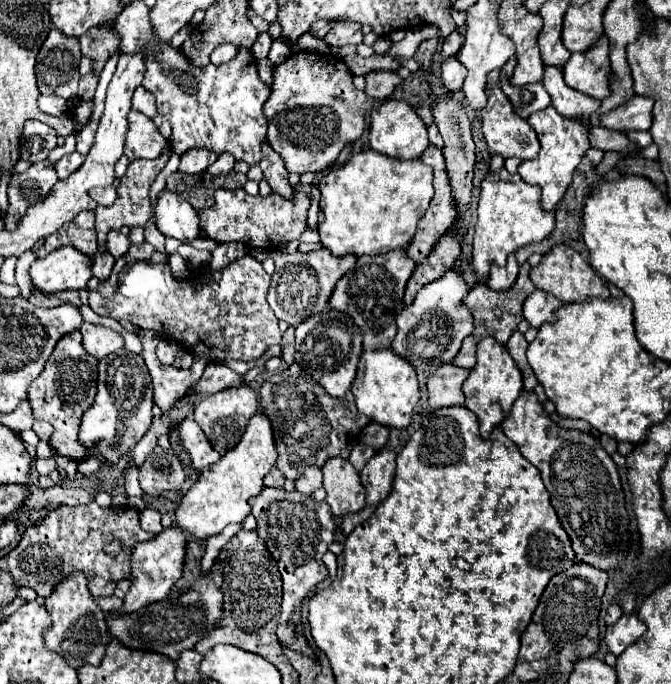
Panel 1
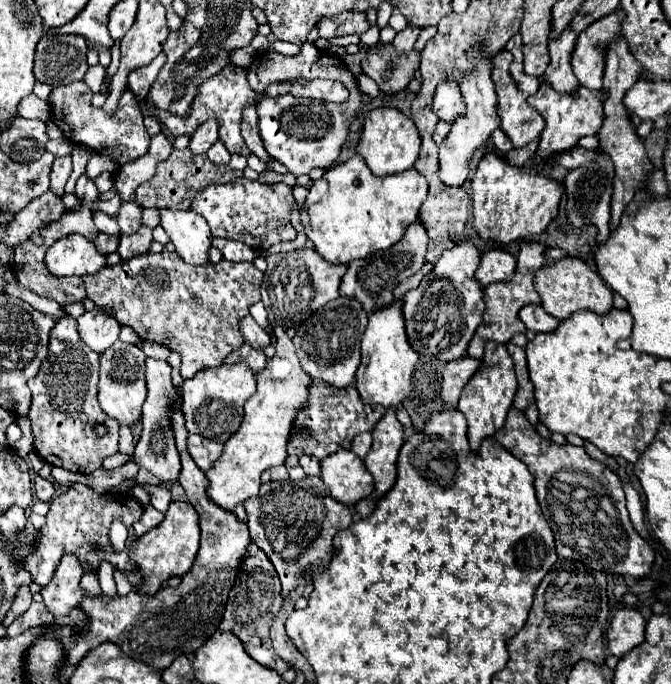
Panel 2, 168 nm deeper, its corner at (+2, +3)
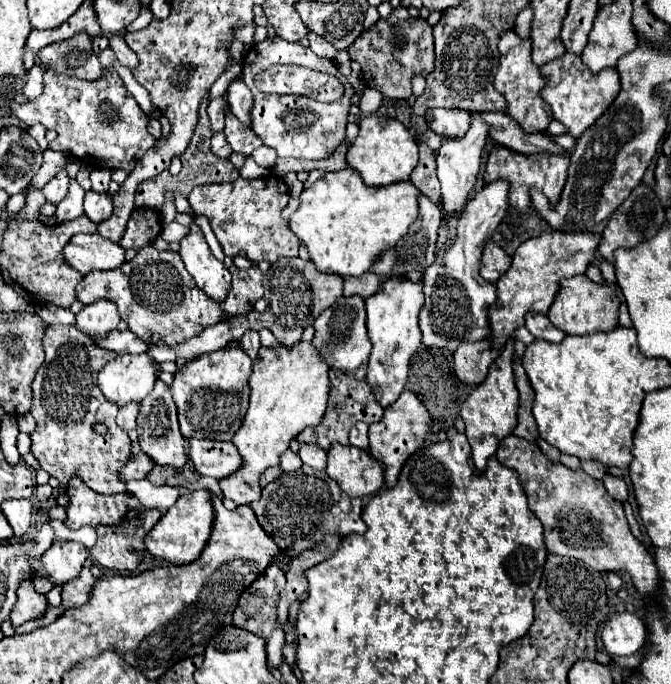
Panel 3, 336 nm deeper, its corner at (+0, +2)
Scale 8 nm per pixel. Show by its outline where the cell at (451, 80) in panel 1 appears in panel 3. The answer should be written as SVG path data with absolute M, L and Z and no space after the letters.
M433 108L427 110L425 114L429 128L439 134L443 140L445 138L463 138L469 130L471 116L467 110L447 110L447 108Z

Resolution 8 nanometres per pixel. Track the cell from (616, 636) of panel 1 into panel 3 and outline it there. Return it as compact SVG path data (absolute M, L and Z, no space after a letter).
M613 614L601 632L603 646L609 656L629 656L645 644L645 624L635 614Z

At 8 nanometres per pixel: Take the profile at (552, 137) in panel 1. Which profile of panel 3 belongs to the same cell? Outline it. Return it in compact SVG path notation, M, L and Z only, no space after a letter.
M563 54L541 66L541 72L547 76L547 86L541 90L541 98L551 106L553 118L563 122L571 136L581 136L615 100L621 90L617 68L605 68L601 74L589 72L581 62L579 54Z

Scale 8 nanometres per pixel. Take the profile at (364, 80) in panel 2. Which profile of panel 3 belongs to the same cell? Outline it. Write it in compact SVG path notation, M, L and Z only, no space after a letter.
M365 88L363 98L361 98L361 102L359 102L359 108L361 108L363 114L377 112L379 106L381 106L381 100L383 100L383 96L381 96L377 90L373 90L373 88Z

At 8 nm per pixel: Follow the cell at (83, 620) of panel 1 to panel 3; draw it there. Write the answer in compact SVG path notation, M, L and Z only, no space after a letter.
M53 542L53 546L41 556L47 576L55 584L65 584L79 576L89 552L81 542Z

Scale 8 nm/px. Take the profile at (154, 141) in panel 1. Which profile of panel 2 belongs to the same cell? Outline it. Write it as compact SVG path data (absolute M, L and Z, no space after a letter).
M75 81L65 87L55 87L49 99L51 109L55 113L55 125L63 131L63 135L71 143L81 143L97 153L111 155L119 165L135 161L137 157L145 155L151 143L151 135L143 125L143 113L139 109L139 101L131 91L125 91L119 101L119 111L109 117L103 113L101 107L91 107L91 91L83 81Z

